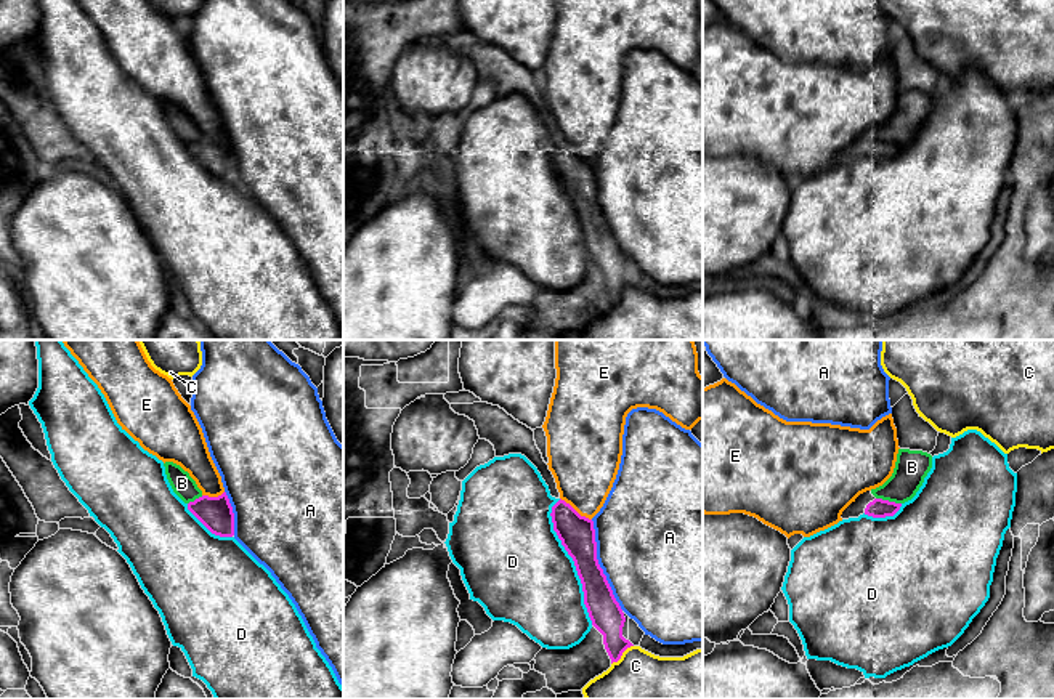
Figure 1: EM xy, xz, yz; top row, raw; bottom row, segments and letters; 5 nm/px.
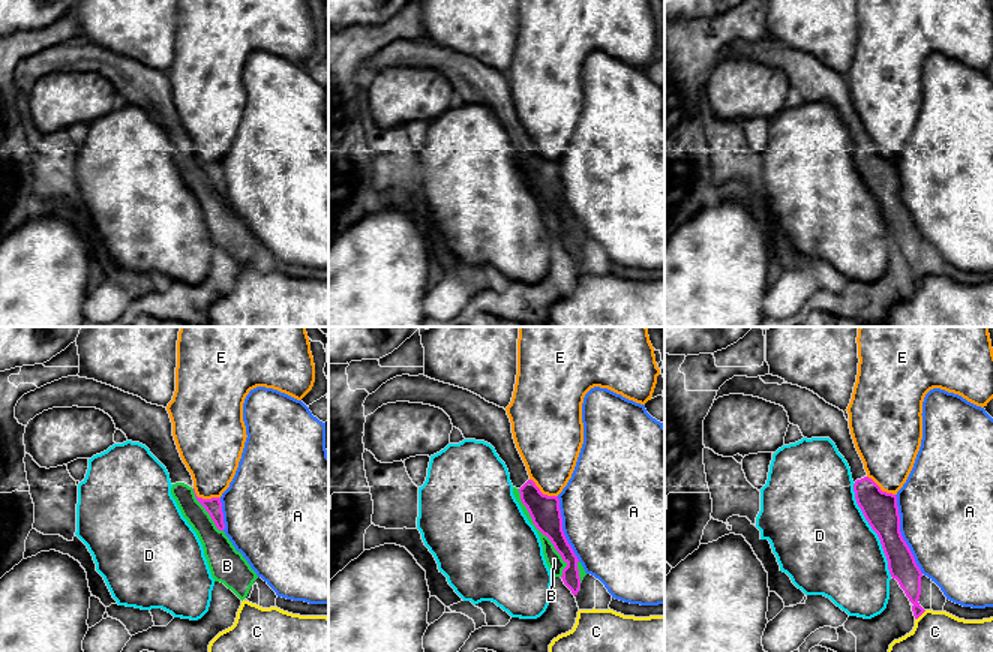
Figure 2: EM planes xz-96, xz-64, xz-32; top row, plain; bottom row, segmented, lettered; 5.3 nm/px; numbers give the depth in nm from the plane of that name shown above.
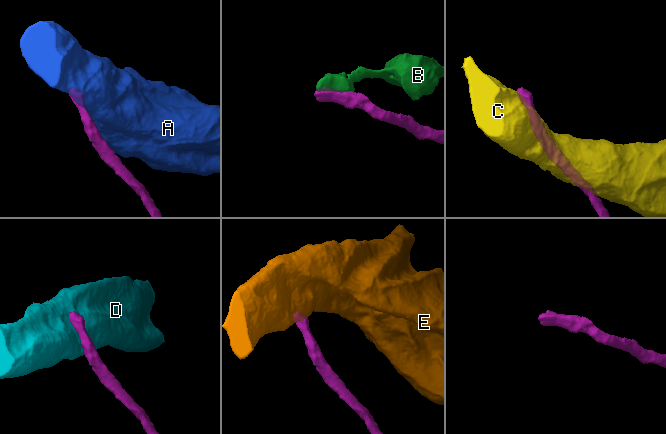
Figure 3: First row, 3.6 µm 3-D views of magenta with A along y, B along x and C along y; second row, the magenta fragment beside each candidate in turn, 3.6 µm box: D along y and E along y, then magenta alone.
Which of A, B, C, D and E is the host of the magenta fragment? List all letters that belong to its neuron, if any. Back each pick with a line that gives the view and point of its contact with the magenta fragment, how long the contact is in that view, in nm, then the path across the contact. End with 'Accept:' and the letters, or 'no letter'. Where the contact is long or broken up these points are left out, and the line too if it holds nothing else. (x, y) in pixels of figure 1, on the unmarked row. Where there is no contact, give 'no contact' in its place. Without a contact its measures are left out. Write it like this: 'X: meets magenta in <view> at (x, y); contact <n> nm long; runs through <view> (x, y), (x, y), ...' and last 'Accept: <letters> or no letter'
Accept: no letter

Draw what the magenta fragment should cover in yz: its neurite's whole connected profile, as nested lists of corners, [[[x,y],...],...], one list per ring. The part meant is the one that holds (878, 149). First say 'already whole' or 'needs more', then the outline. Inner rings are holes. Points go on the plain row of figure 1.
needs more | [[[871,131],[860,135],[841,156],[842,160],[868,156],[873,159],[894,157],[902,144],[876,139]]]

